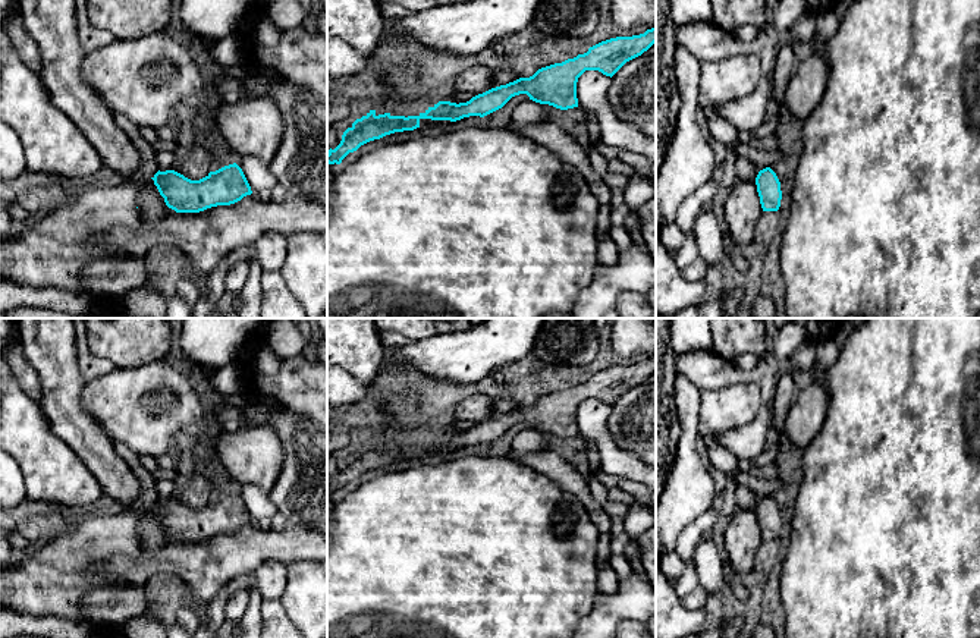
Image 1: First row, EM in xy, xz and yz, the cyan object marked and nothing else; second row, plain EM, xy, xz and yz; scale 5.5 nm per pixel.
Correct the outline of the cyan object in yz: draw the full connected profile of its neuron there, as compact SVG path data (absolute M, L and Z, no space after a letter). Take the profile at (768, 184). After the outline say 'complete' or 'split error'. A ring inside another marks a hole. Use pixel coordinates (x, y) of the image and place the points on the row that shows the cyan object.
M770 167L760 170L756 177L756 185L763 211L778 211L782 191L776 173Z | complete

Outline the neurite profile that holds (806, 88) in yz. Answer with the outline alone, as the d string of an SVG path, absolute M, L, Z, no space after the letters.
M827 51L814 53L805 59L800 69L791 75L785 104L800 120L805 120L822 101L829 81Z

